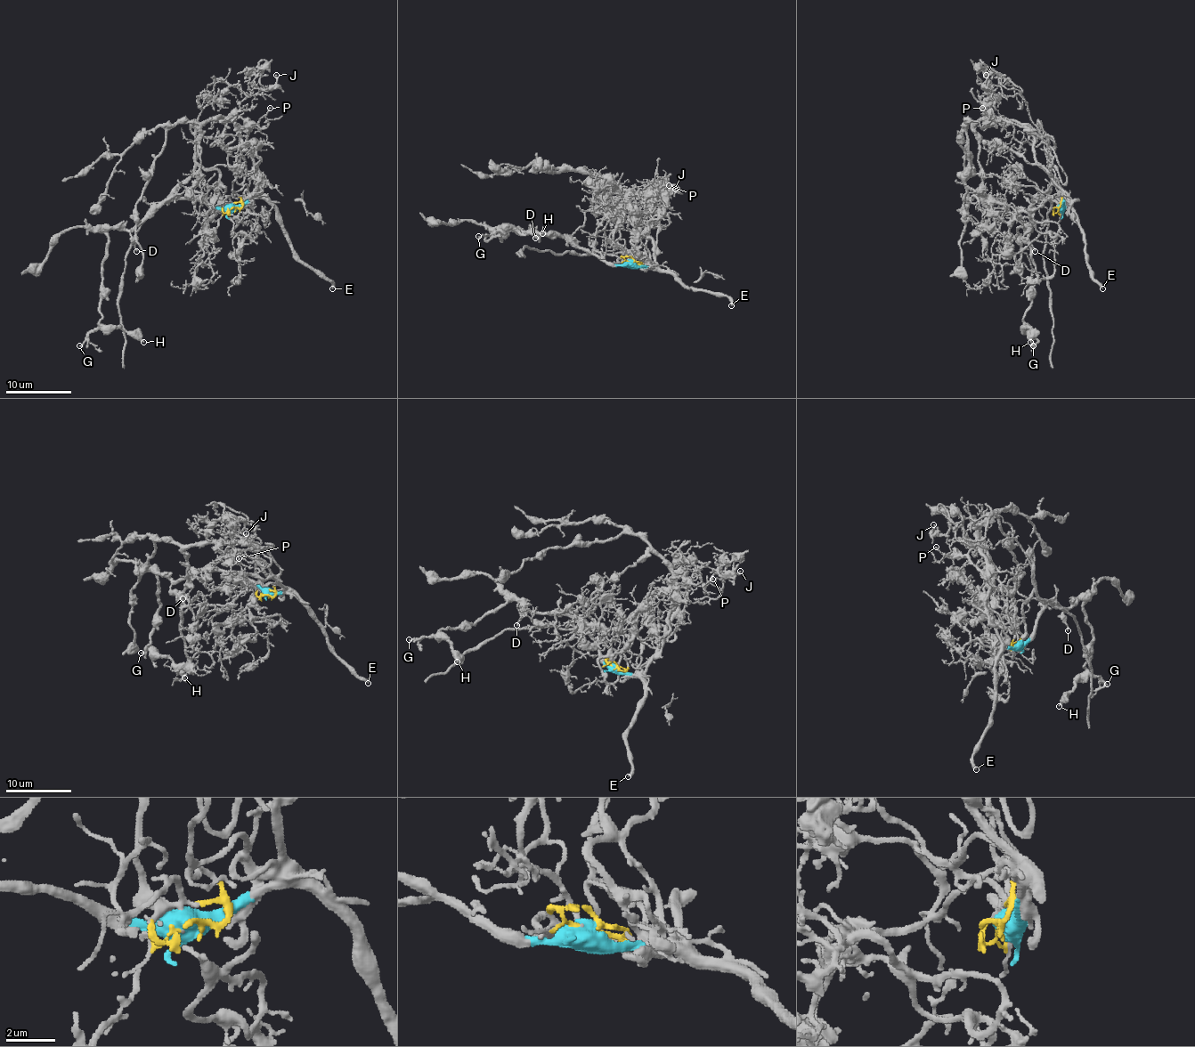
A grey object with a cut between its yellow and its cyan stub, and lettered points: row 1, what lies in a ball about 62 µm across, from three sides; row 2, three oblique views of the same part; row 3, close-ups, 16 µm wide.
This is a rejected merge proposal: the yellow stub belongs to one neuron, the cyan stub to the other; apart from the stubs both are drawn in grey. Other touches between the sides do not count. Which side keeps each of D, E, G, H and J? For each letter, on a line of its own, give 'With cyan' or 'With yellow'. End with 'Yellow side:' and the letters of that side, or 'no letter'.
D: With cyan
E: With cyan
G: With cyan
H: With cyan
J: With yellow
Yellow side: J

